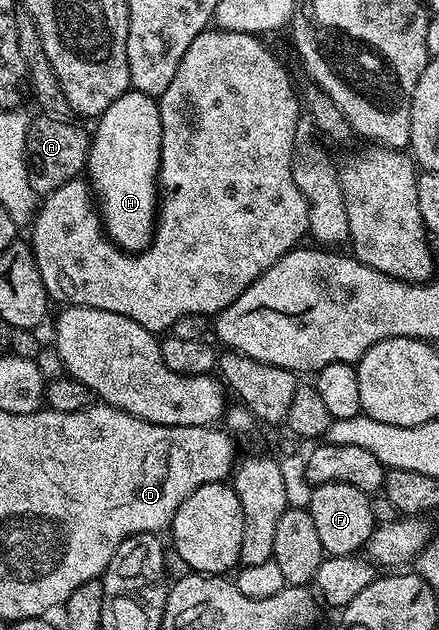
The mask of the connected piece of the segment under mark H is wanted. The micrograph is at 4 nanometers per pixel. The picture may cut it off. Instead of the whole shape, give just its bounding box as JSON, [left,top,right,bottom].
[86,91,163,253]

